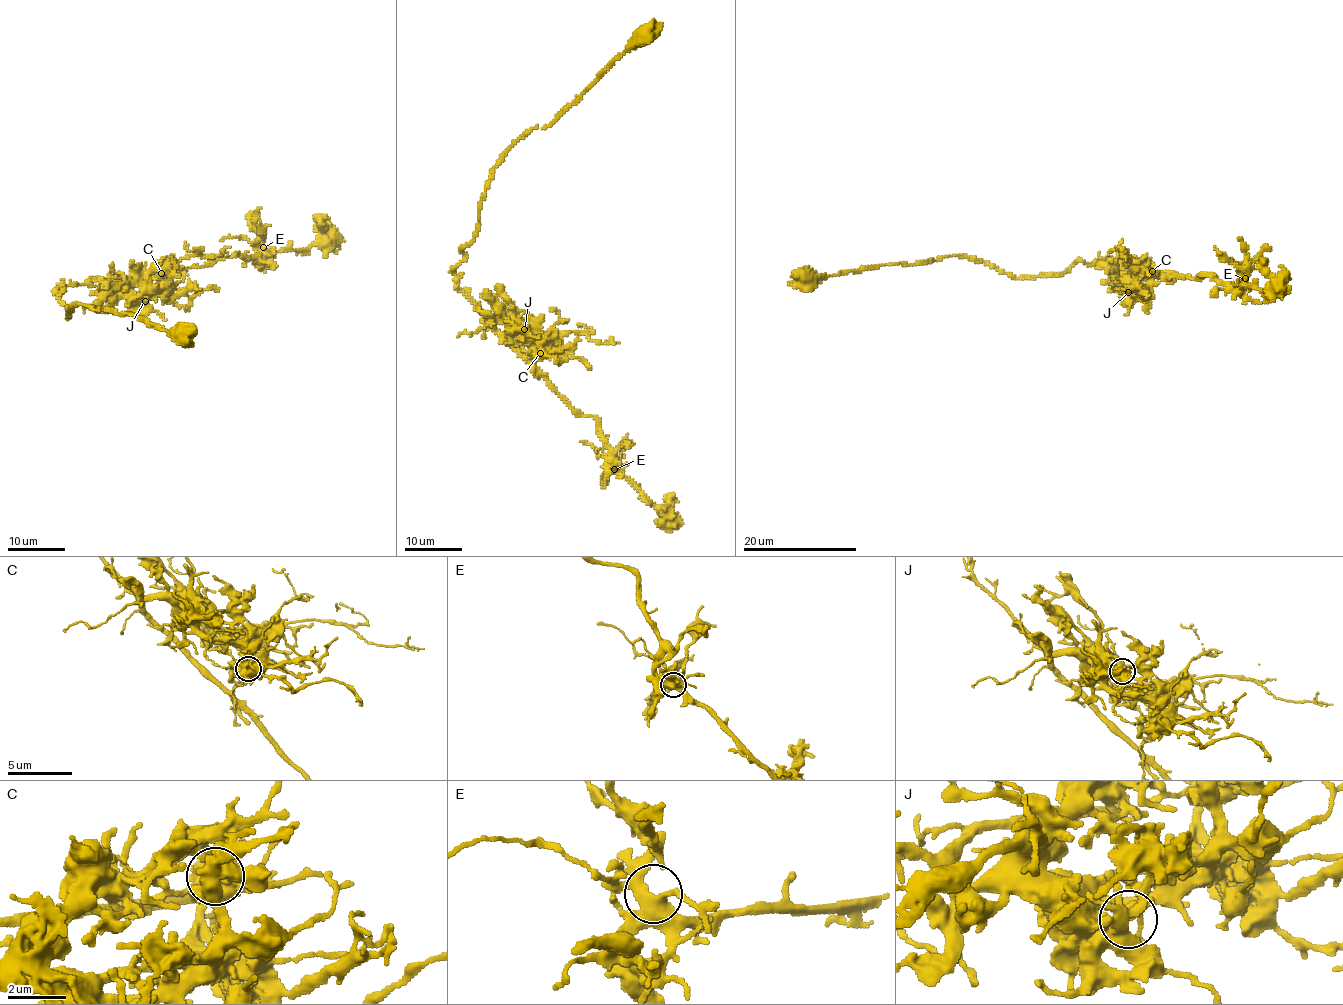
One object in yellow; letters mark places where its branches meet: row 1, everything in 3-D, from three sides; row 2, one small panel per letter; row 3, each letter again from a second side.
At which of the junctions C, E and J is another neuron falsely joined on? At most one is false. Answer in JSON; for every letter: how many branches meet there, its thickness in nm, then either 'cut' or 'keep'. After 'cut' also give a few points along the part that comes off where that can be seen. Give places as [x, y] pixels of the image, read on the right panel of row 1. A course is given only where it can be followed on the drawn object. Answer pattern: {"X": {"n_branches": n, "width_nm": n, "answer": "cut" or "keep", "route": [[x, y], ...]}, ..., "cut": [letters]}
{"C": {"n_branches": 6, "width_nm": 700, "answer": "cut", "route": [[1151, 271], [1127, 259], [1126, 254], [1127, 260], [1126, 253]]}, "E": {"n_branches": 4, "width_nm": 440, "answer": "keep"}, "J": {"n_branches": 4, "width_nm": 400, "answer": "keep"}, "cut": ["C"]}

